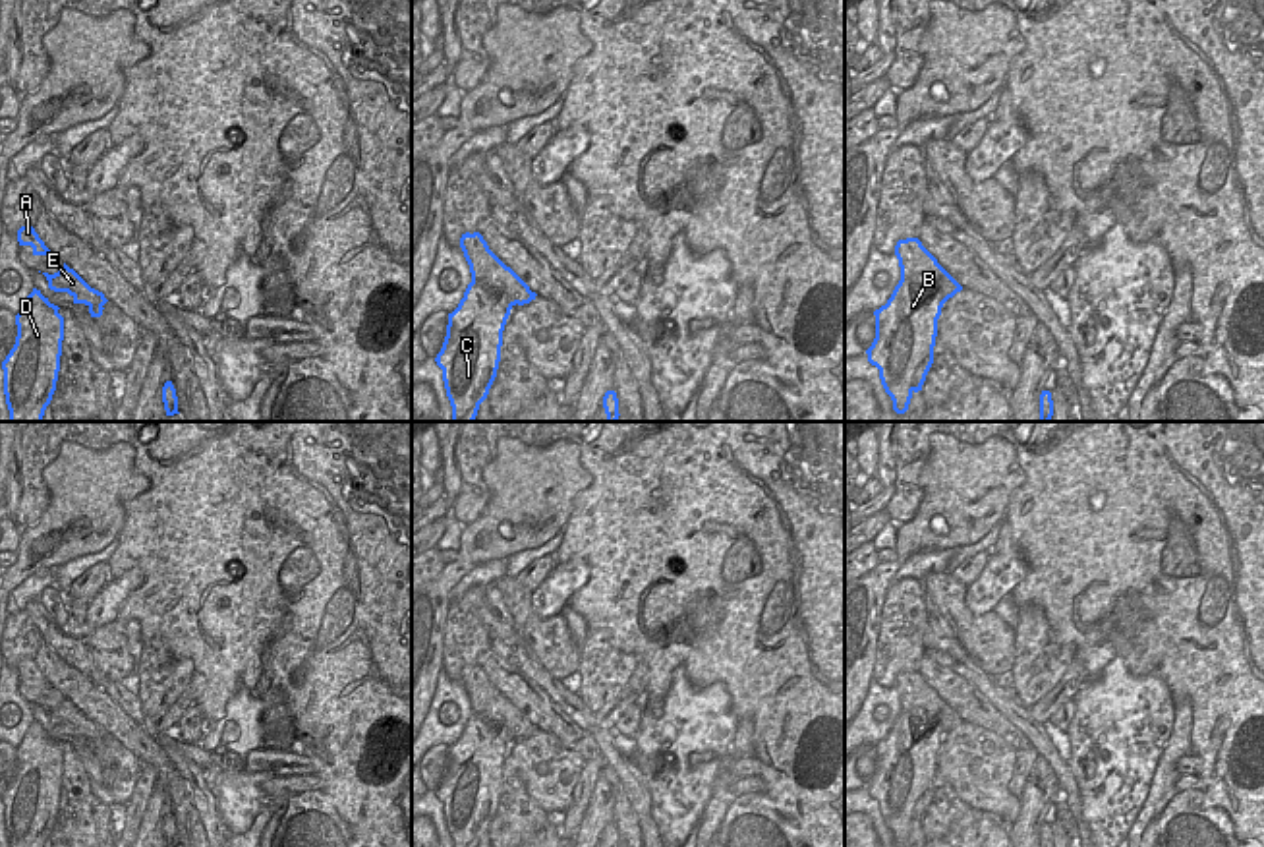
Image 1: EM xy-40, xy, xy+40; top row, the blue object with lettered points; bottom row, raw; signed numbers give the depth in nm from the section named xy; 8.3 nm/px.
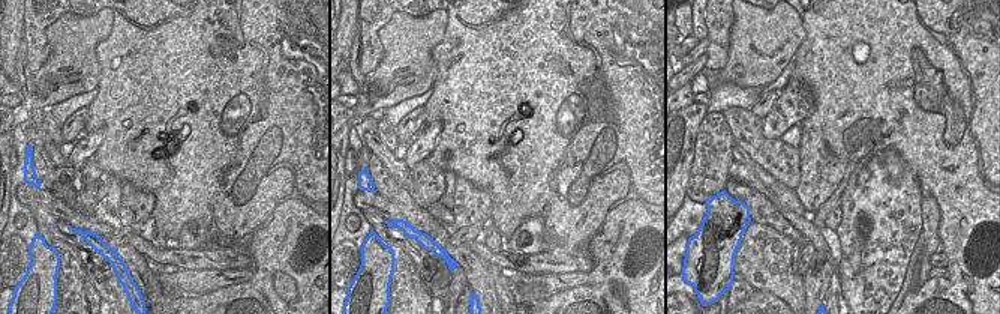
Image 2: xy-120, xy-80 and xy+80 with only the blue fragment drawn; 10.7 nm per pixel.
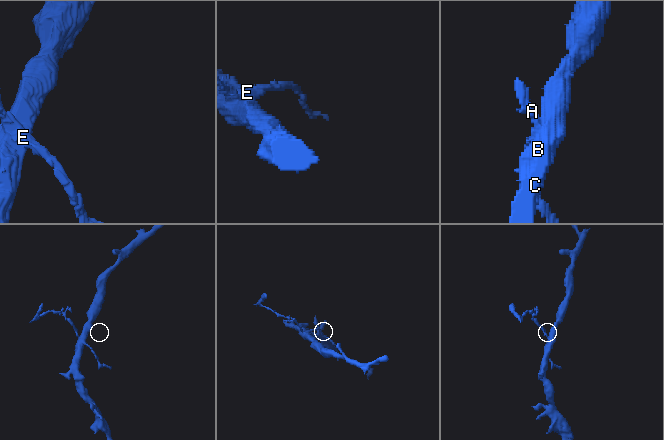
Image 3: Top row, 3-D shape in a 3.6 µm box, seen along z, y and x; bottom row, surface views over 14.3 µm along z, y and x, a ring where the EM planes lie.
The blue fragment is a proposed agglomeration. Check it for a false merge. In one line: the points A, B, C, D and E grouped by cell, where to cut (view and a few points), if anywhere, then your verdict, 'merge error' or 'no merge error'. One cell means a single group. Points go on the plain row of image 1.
groups A E / B C D; cut xy (466, 691), (478, 716), (503, 720), (520, 735); merge error

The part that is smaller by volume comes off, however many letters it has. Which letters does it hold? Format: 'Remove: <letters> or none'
Remove: A, E

